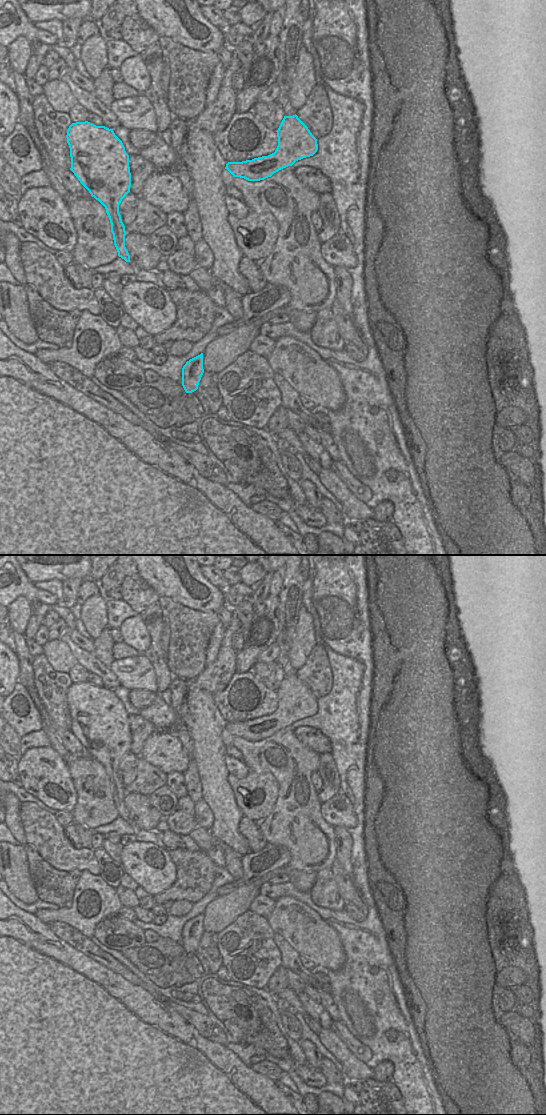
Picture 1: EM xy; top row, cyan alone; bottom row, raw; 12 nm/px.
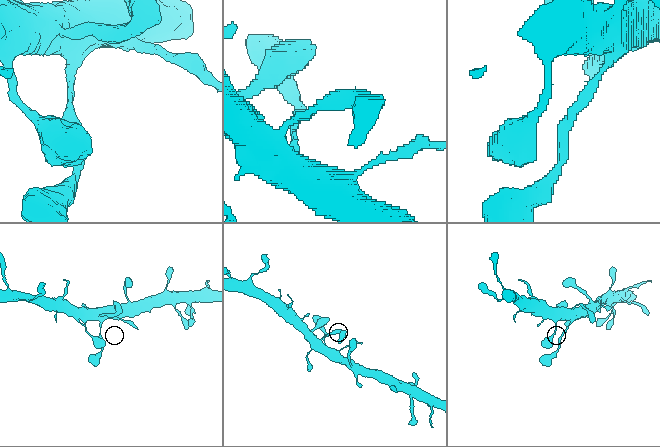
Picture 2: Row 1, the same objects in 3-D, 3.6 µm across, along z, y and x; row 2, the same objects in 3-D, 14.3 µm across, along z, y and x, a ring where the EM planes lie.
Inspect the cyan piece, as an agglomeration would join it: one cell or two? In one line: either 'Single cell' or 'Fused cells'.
Single cell.

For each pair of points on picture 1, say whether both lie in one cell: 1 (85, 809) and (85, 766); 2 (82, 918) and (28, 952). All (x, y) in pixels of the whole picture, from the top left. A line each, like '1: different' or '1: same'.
1: same
2: different

